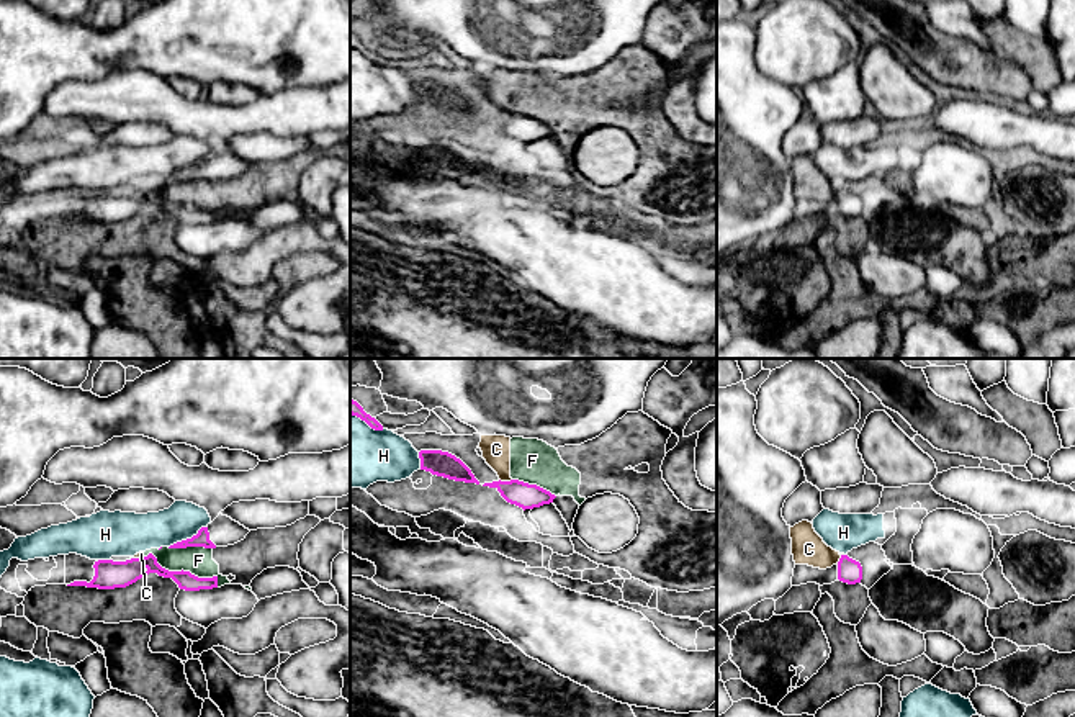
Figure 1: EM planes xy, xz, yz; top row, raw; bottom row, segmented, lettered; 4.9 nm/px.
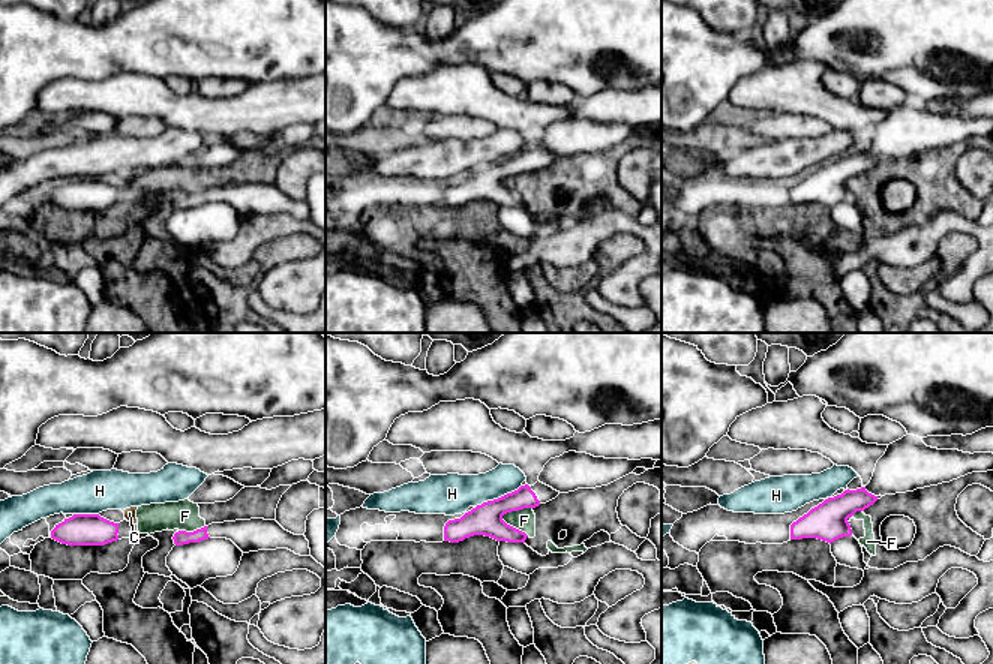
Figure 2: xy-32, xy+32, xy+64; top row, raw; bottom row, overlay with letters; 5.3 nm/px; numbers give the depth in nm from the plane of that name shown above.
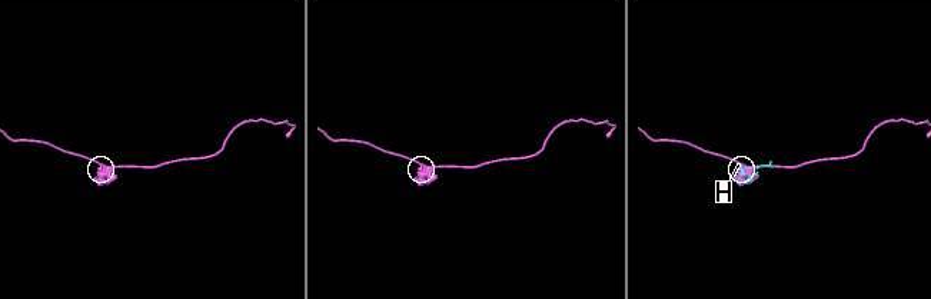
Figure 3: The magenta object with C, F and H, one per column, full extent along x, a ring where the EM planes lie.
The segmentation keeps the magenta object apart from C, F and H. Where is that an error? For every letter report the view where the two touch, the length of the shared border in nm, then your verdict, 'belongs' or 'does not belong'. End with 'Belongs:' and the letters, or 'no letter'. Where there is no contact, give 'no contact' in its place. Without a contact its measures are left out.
C: meets magenta in xz; contact 60 nm long; does not belong
F: meets magenta in xy; contact 400 nm long; does not belong
H: meets magenta in xy; contact 220 nm long; does not belong
Belongs: no letter

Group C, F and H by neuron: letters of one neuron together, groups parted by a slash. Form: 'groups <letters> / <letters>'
groups C F / H

